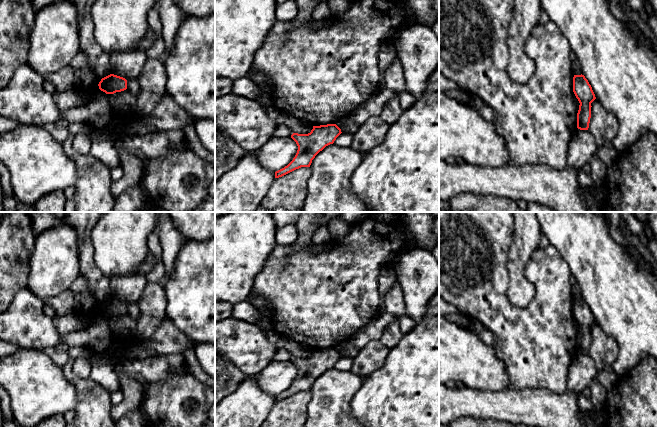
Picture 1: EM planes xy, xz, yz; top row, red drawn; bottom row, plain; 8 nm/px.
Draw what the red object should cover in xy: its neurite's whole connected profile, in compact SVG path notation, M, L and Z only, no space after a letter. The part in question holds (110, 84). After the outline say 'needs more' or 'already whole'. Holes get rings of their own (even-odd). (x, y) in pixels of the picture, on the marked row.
M110 74L102 78L98 86L106 94L114 94L127 89L127 80L123 77Z | already whole

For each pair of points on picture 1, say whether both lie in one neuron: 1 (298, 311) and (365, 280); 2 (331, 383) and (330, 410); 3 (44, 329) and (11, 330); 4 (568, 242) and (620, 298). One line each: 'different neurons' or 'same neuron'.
1: same neuron
2: same neuron
3: same neuron
4: same neuron

